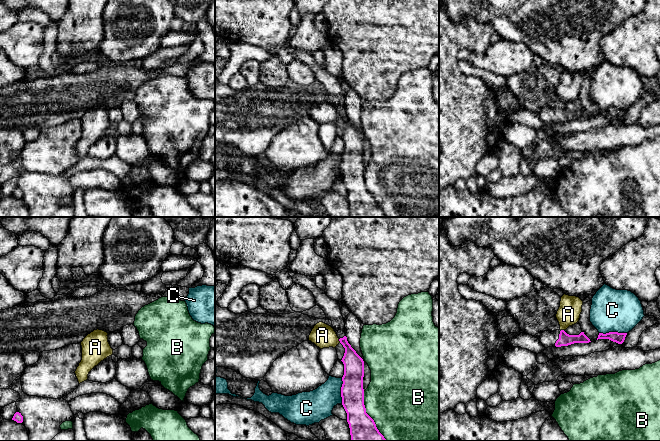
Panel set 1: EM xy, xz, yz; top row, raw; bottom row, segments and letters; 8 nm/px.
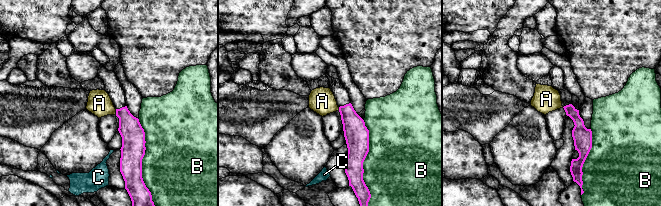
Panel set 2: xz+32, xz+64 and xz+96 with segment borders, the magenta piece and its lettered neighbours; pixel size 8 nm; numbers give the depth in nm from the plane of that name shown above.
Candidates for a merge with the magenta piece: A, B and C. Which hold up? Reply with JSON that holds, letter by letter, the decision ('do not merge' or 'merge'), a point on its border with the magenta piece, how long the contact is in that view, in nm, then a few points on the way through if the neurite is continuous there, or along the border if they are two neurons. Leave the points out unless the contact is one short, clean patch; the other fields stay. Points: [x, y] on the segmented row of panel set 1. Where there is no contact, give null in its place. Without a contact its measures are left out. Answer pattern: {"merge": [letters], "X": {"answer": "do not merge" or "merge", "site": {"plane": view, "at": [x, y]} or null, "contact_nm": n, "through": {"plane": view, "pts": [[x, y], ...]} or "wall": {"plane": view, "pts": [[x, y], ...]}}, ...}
{"merge": [], "A": {"answer": "do not merge", "site": {"plane": "xz", "at": [339, 340]}, "contact_nm": 40, "wall": {"plane": "xz", "pts": [[338, 339], [340, 342]]}}, "B": {"answer": "do not merge", "site": {"plane": "xz", "at": [369, 416]}, "contact_nm": 440}, "C": {"answer": "do not merge", "site": {"plane": "yz", "at": [612, 332]}, "contact_nm": 220, "wall": {"plane": "yz", "pts": [[626, 332], [599, 333]]}}}

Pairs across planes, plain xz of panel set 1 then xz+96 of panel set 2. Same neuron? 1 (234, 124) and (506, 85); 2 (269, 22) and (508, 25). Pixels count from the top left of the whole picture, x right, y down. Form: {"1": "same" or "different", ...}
{"1": "different", "2": "different"}

